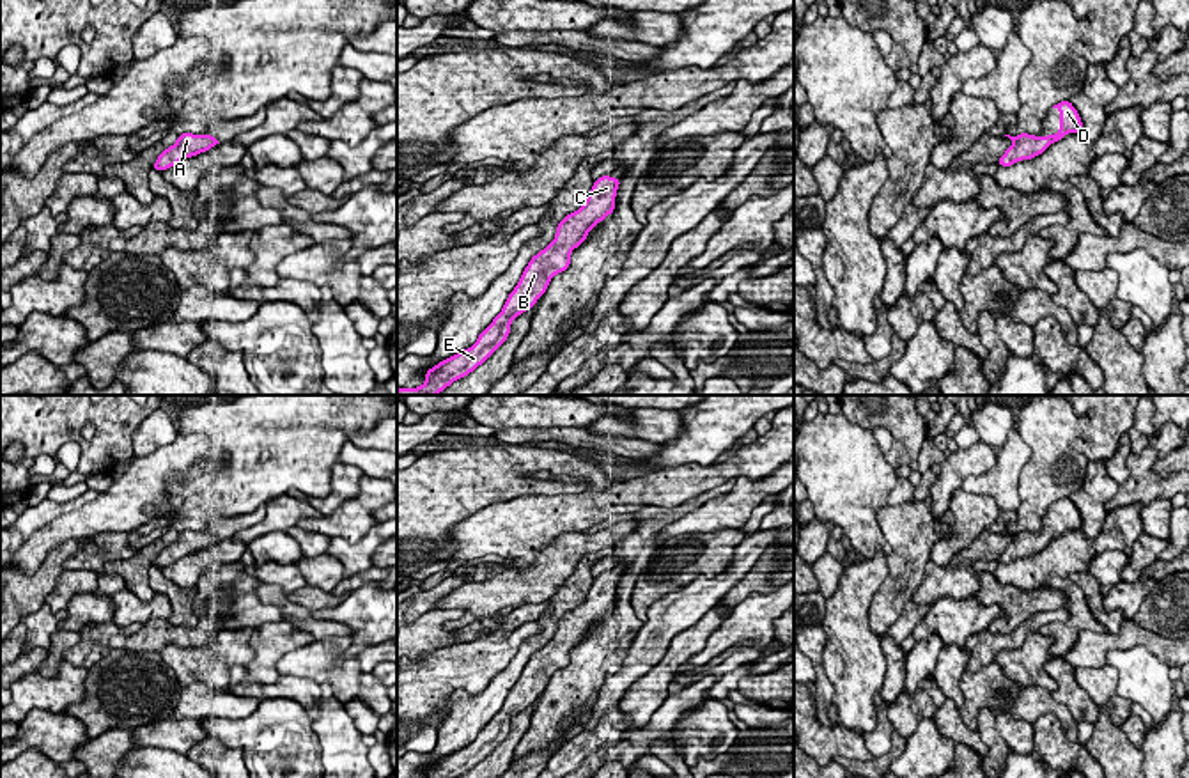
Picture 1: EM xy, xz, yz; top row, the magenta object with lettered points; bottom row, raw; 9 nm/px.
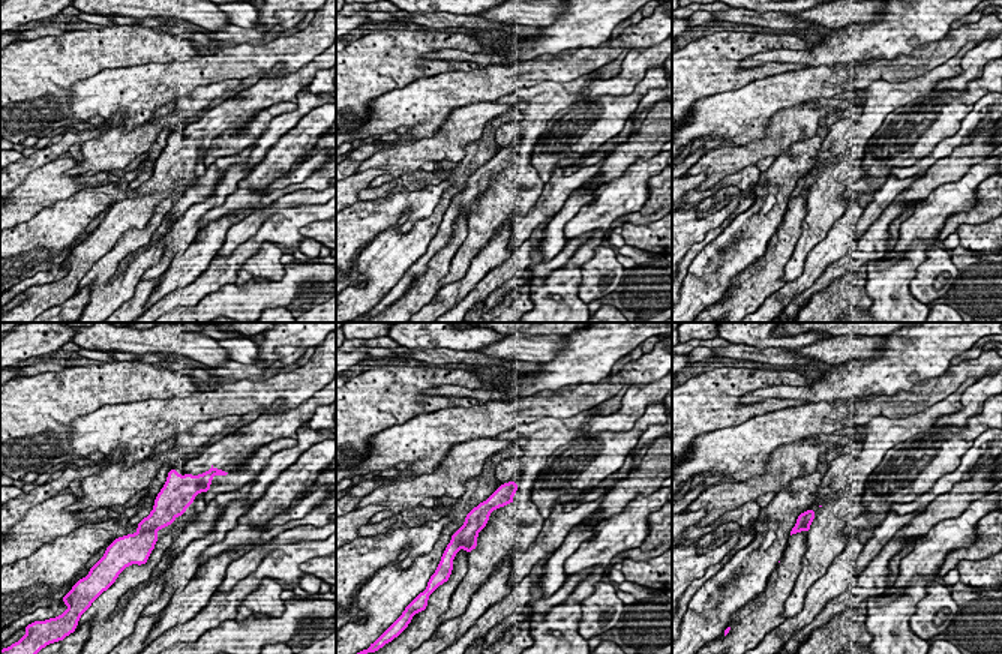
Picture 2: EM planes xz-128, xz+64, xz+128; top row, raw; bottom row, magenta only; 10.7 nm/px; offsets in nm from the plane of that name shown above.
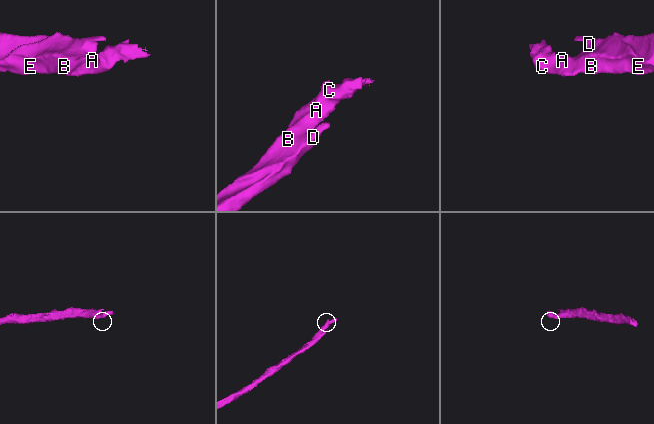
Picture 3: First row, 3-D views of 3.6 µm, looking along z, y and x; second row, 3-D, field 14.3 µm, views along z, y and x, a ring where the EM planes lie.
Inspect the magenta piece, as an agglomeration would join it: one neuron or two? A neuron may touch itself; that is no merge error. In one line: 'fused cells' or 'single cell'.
single cell

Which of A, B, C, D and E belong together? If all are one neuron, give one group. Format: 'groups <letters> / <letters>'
groups A B C D E

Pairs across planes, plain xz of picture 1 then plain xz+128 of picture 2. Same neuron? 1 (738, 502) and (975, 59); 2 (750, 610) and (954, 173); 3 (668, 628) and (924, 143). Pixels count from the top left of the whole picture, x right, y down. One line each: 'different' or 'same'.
1: same
2: different
3: different

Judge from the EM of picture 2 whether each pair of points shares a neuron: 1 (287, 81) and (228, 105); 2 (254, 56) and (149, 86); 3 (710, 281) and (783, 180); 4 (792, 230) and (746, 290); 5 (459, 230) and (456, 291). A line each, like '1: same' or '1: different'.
1: same
2: same
3: same
4: same
5: different

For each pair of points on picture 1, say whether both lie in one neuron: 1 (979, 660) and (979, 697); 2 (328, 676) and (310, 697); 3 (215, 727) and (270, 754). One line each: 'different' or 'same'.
1: different
2: different
3: same

